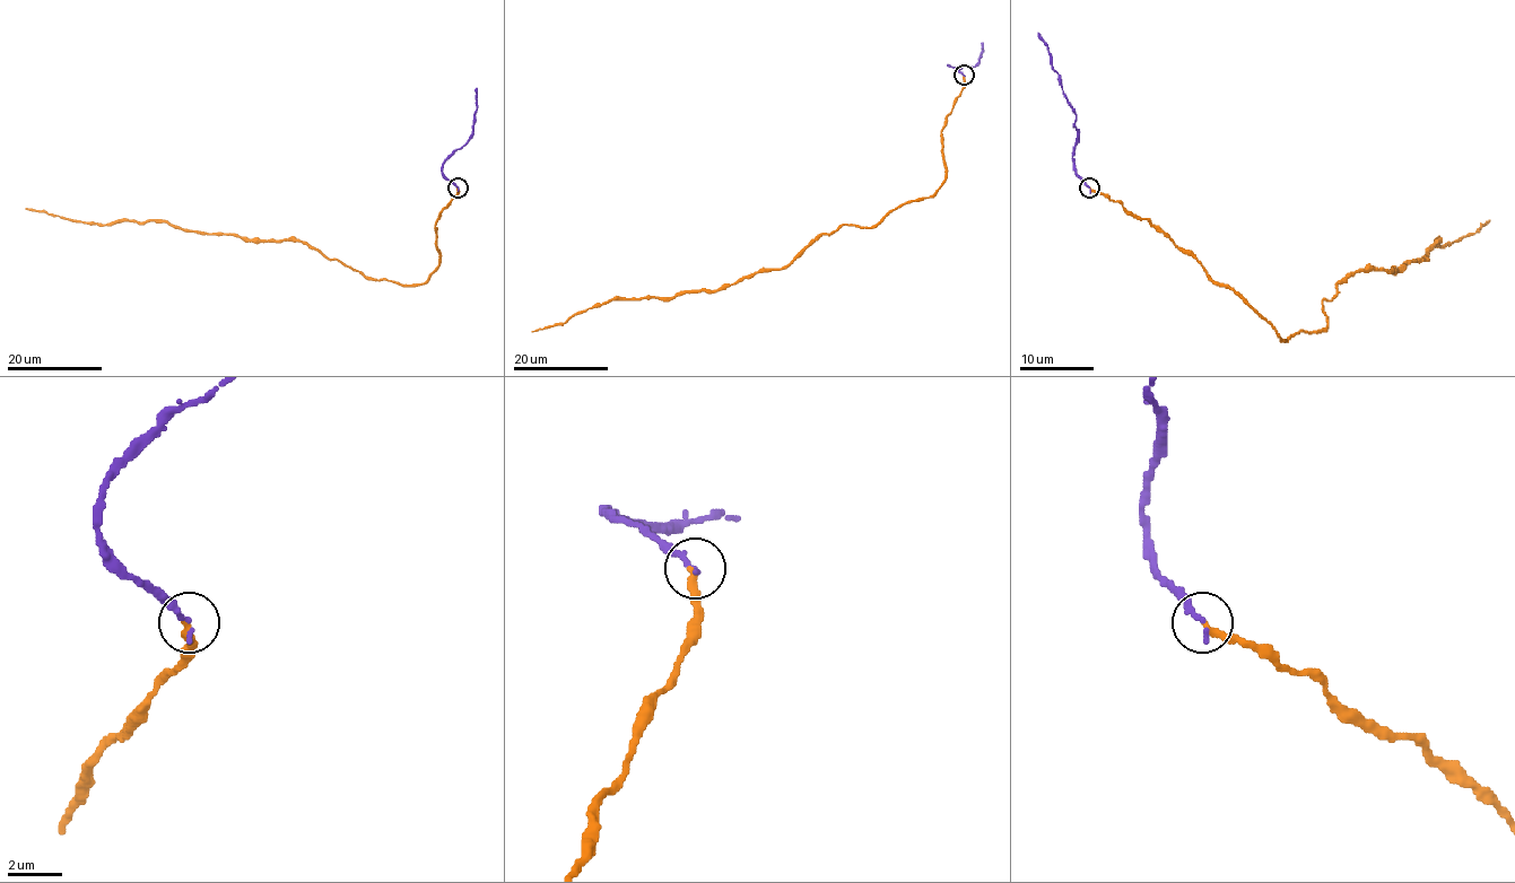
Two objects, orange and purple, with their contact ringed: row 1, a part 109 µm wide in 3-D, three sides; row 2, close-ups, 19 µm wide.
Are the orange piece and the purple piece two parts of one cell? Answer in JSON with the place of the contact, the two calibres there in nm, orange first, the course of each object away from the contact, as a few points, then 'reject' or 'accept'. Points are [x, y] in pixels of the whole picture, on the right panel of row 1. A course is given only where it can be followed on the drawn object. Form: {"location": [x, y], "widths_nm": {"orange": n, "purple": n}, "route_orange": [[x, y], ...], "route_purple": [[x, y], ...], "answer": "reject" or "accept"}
{"location": [1089, 188], "widths_nm": {"orange": 280, "purple": 240}, "route_orange": [[1088, 188], [1157, 226], [1286, 339], [1321, 332], [1323, 300], [1358, 271], [1424, 261], [1436, 239], [1490, 220]], "route_purple": [[1088, 188], [1076, 172], [1073, 111], [1047, 44], [1038, 33]], "answer": "accept"}

